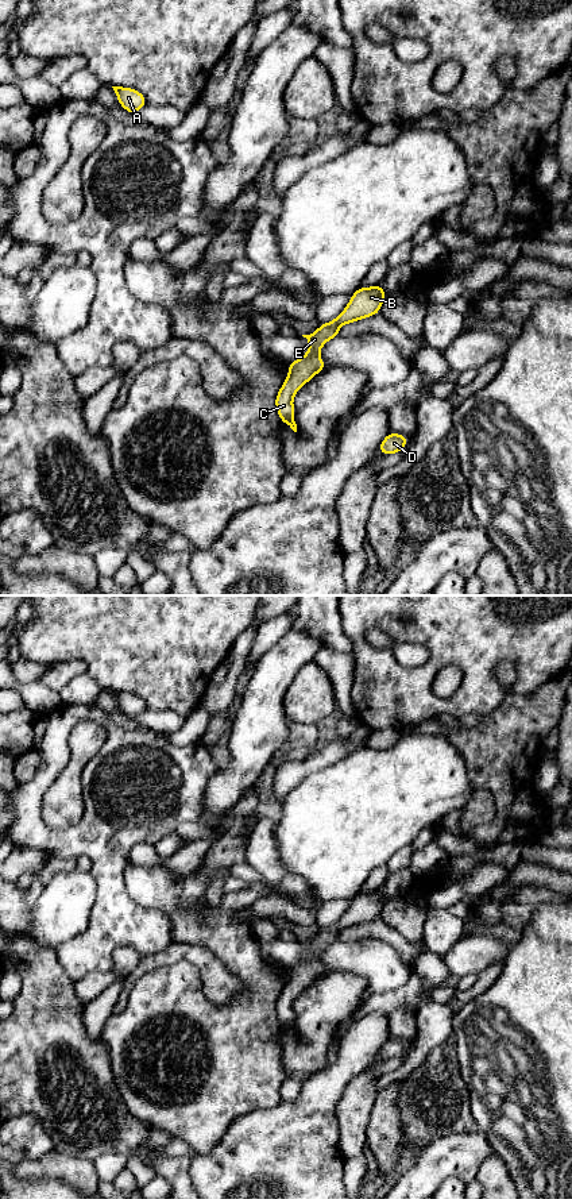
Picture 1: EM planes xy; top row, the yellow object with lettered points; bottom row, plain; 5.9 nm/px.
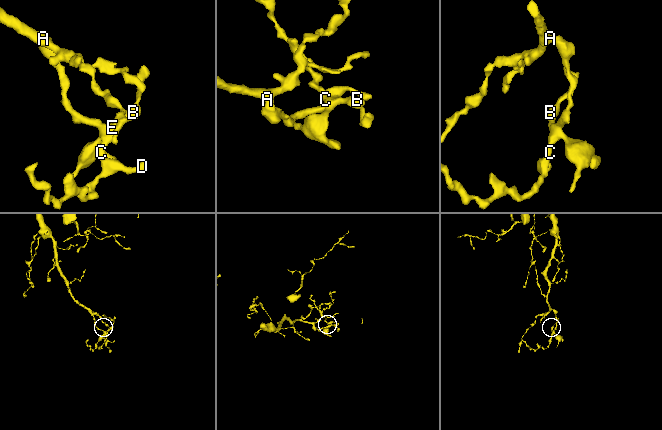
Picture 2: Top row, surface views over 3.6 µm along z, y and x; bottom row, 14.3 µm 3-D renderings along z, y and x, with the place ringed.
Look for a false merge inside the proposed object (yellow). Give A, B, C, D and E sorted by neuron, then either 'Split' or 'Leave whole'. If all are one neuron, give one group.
Groups: A B C D E. Leave whole

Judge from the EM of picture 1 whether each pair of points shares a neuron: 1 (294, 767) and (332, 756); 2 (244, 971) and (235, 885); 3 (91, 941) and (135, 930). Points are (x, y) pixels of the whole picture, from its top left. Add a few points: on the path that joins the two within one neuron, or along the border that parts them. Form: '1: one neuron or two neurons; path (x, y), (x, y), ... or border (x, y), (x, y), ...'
1: one neuron; path (304, 767), (323, 758)
2: two neurons; border (248, 885), (224, 893)
3: one neuron; path (101, 935), (105, 930), (124, 930)

